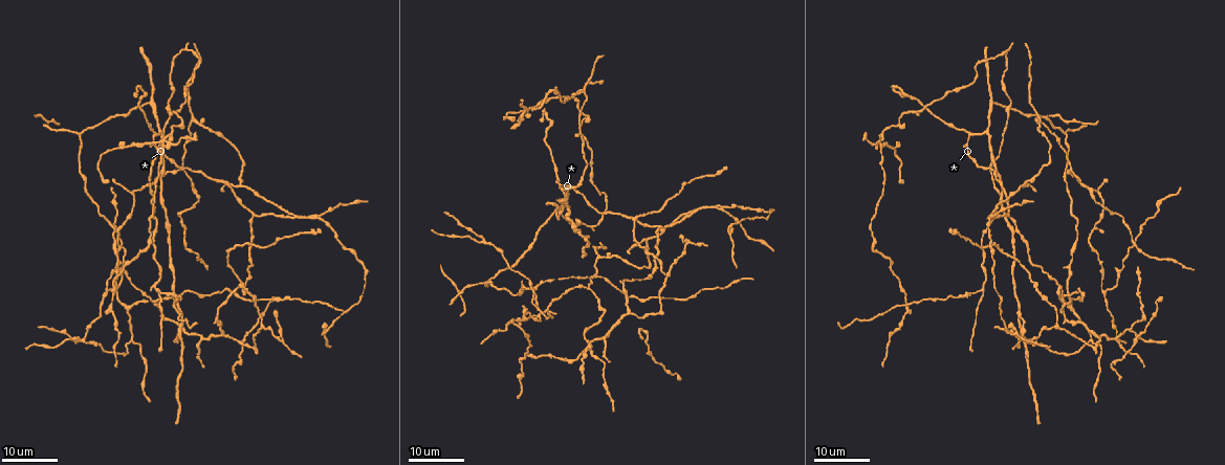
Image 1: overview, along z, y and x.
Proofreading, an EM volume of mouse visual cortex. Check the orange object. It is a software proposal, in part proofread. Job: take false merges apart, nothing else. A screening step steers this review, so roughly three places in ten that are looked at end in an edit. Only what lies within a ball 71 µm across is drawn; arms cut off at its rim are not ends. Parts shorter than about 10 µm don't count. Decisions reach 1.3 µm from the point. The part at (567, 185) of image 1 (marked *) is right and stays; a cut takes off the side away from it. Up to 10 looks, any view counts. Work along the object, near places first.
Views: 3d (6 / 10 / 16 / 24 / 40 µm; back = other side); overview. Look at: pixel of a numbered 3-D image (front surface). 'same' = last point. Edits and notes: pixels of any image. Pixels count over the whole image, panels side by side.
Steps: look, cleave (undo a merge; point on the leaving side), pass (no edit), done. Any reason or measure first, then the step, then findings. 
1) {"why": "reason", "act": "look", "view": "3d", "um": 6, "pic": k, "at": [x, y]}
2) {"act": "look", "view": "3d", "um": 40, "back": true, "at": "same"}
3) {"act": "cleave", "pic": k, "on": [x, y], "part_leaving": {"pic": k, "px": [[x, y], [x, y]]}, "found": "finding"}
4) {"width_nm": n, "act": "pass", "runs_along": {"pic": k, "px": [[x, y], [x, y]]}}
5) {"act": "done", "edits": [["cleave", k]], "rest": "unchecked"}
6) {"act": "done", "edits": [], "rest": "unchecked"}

{"why": "arms part here", "act": "look", "view": "3d", "um": 16, "pic": 1, "at": [254, 218]}

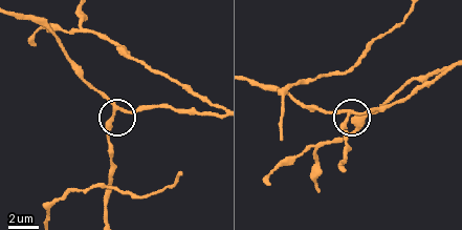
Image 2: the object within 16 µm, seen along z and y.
{"why": "zoom in", "act": "look", "view": "3d", "um": 6, "pic": 2, "at": [115, 111]}

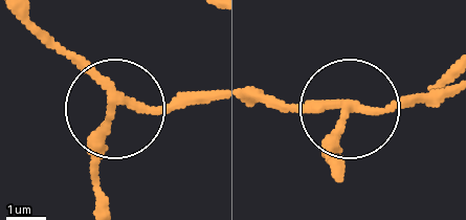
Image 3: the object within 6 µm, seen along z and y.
{"arms": 3, "act": "pass", "runs_along": {"pic": 3, "px": [[25, 15], [112, 105], [95, 181]]}, "found": "all the same neuron"}

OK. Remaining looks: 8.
{"why": "three-way junction", "act": "look", "view": "3d", "um": 24, "pic": 1, "at": [290, 214]}

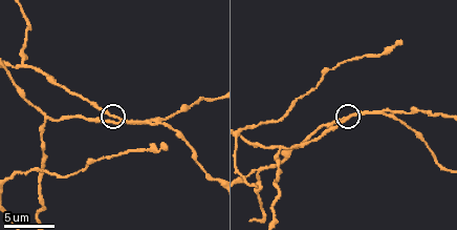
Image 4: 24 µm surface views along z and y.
{"act": "look", "view": "3d", "um": 6, "pic": 4, "at": [109, 116]}

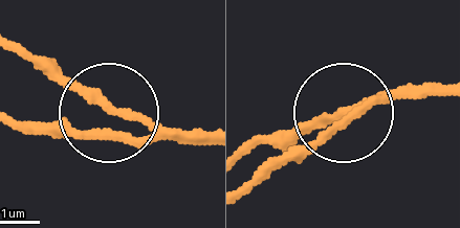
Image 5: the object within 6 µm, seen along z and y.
{"width_nm": 170, "act": "pass", "runs_along": {"pic": 5, "px": [[17, 126], [87, 136], [137, 116], [206, 136]]}, "found": "continuous, no second neuron"}

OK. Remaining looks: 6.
{"why": "small branch off a trunk", "act": "look", "view": "3d", "um": 16, "pic": 4, "at": [393, 119]}

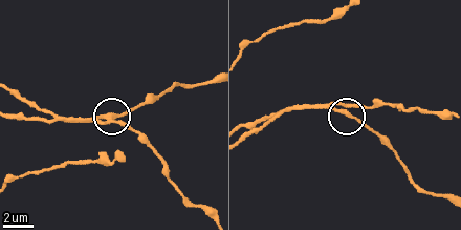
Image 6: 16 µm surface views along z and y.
{"arms": 3, "act": "pass", "runs_along": {"pic": 6, "px": [[15, 117], [105, 119], [131, 112], [149, 98]]}, "found": "one neuron here"}

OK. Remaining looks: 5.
{"act": "look", "view": "3d", "um": 16, "pic": 1, "at": [281, 341]}

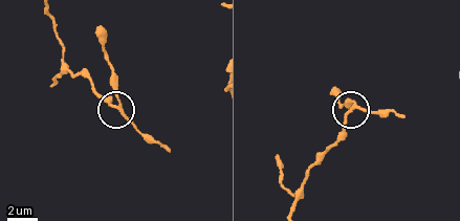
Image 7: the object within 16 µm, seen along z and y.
{"why": "closer look", "act": "look", "view": "3d", "um": 6, "pic": 7, "at": [118, 105]}

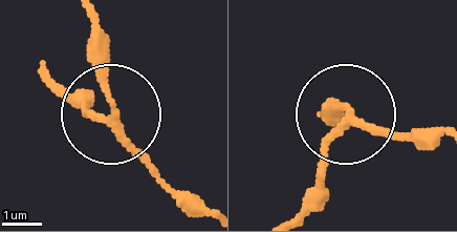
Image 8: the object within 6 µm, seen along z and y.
{"act": "pass", "found": "all the same neuron"}

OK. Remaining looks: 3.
{"why": "three-way junction", "act": "look", "view": "3d", "um": 16, "pic": 1, "at": [659, 309]}

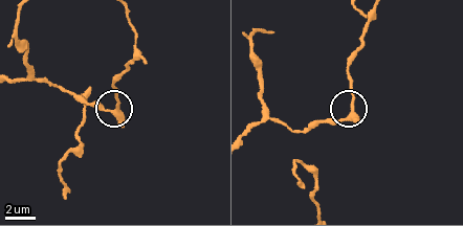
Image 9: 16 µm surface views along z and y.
{"why": "closer look", "act": "look", "view": "3d", "um": 10, "pic": 9, "at": [119, 108]}

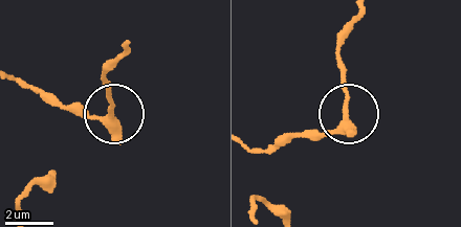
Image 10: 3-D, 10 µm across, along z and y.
{"width_nm": 260, "act": "pass", "runs_along": {"pic": 10, "px": [[15, 77], [99, 116], [110, 114], [110, 82]]}, "found": "one neuron here"}

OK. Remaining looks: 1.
{"act": "done", "edits": [], "rest": "unchecked"}

